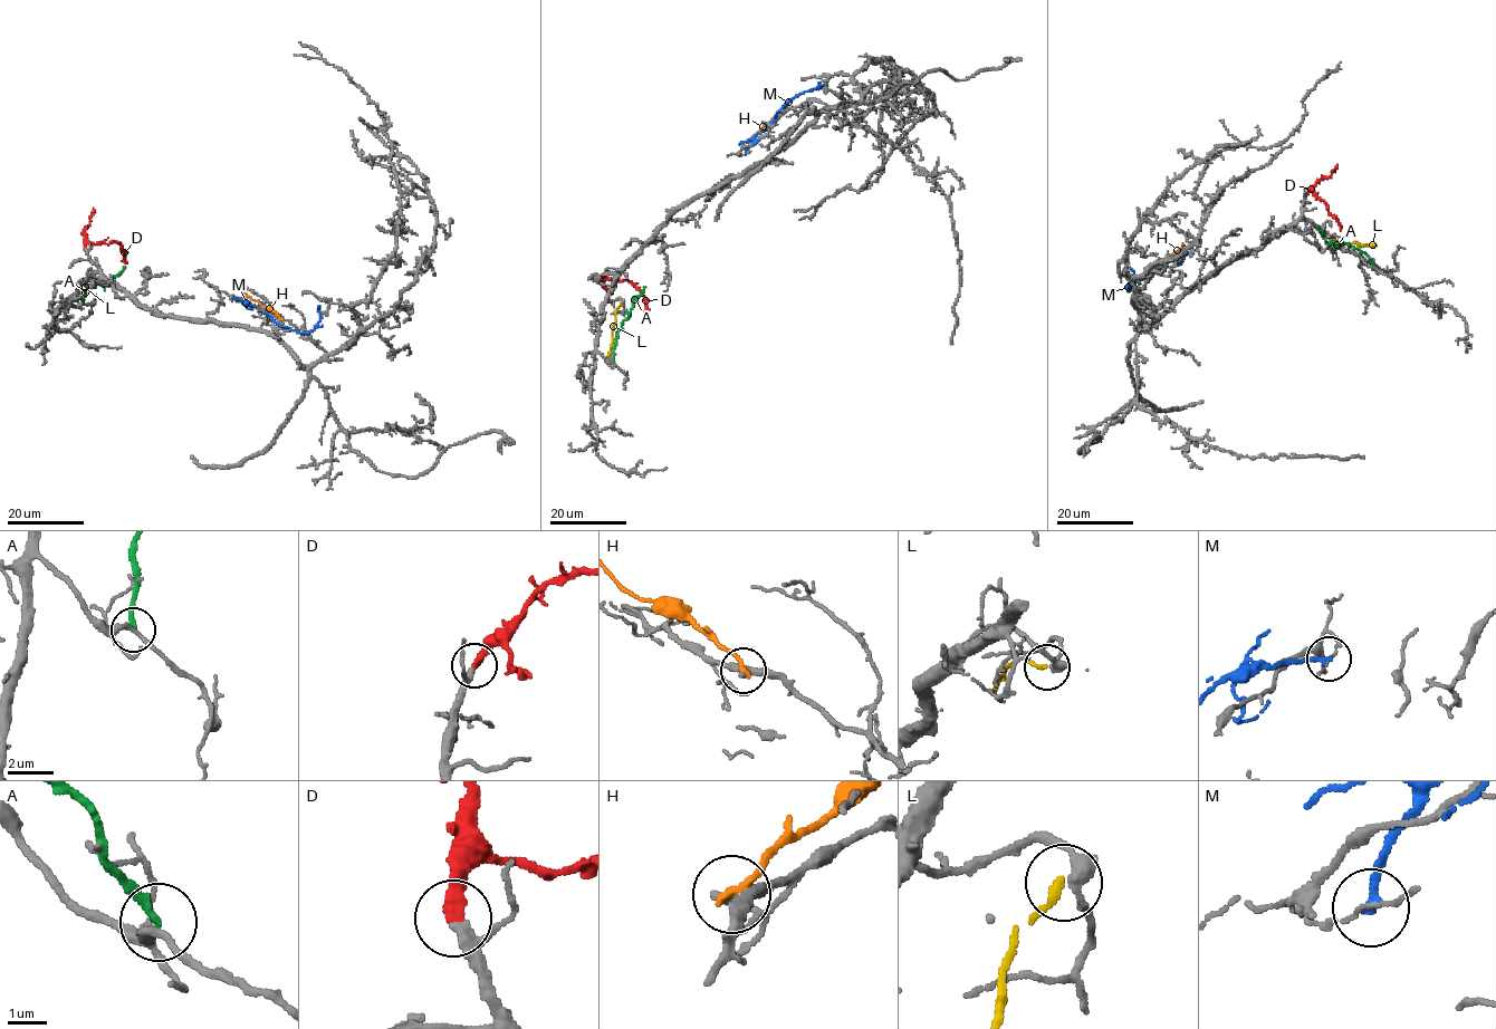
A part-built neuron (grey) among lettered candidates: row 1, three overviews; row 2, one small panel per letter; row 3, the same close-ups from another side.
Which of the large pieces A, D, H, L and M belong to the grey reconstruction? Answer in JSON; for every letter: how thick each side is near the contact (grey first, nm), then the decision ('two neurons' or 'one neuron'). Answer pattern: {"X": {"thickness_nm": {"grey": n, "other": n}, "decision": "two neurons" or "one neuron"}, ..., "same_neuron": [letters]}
{"A": {"thickness_nm": {"grey": 190, "other": 220}, "decision": "two neurons"}, "D": {"thickness_nm": {"grey": 240, "other": 380}, "decision": "one neuron"}, "H": {"thickness_nm": {"grey": 320, "other": 220}, "decision": "two neurons"}, "L": {"thickness_nm": {"grey": 320, "other": 180}, "decision": "two neurons"}, "M": {"thickness_nm": {"grey": 100, "other": 200}, "decision": "two neurons"}, "same_neuron": ["D"]}

